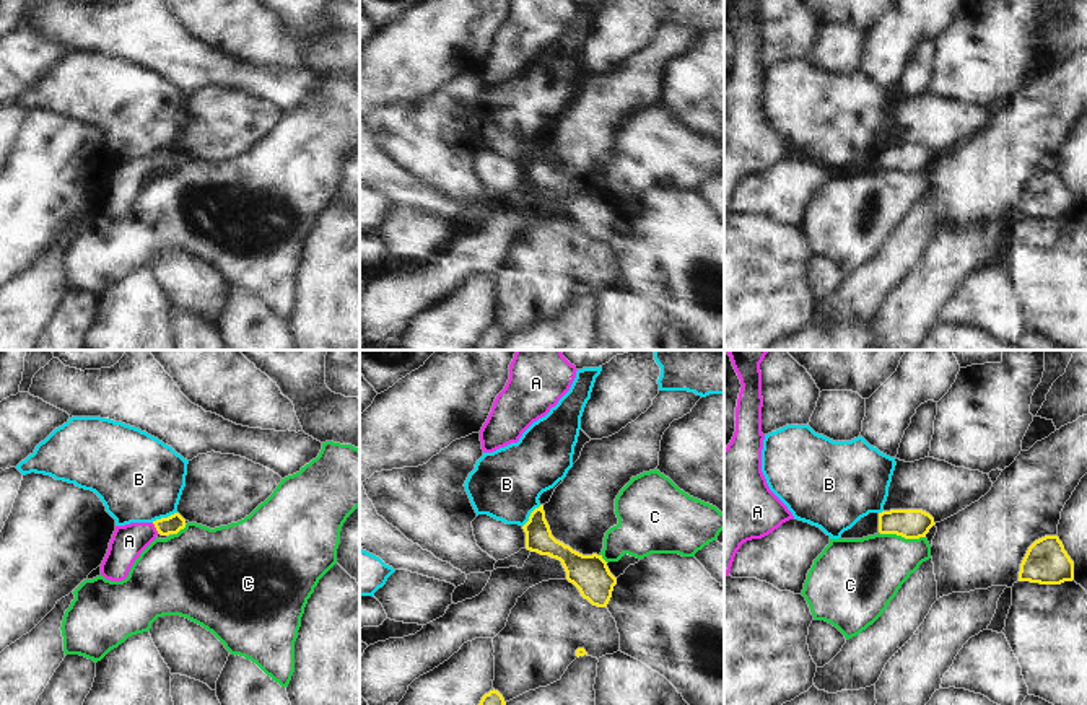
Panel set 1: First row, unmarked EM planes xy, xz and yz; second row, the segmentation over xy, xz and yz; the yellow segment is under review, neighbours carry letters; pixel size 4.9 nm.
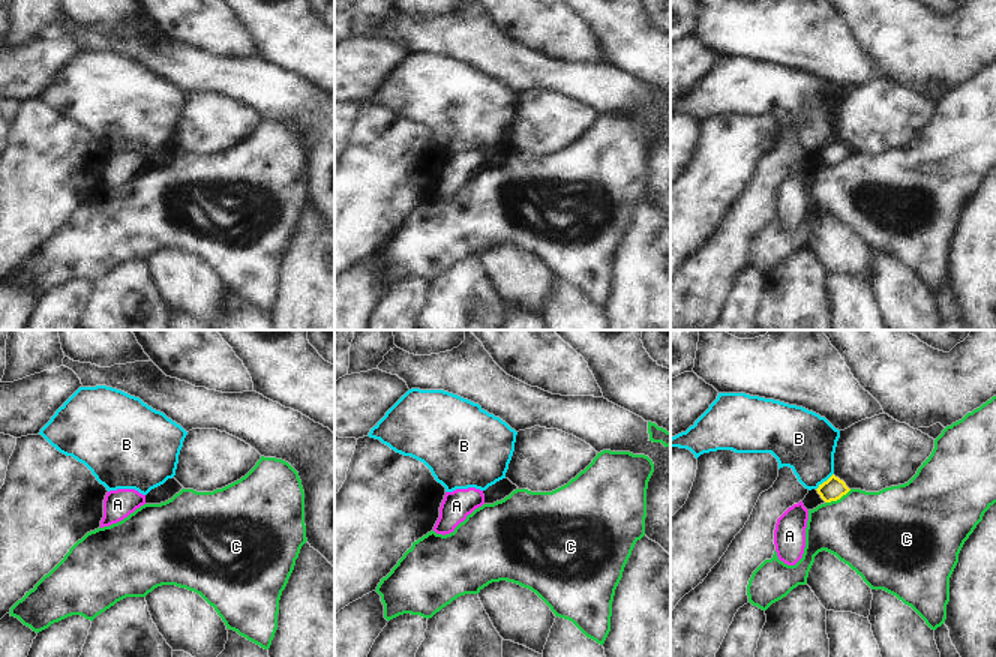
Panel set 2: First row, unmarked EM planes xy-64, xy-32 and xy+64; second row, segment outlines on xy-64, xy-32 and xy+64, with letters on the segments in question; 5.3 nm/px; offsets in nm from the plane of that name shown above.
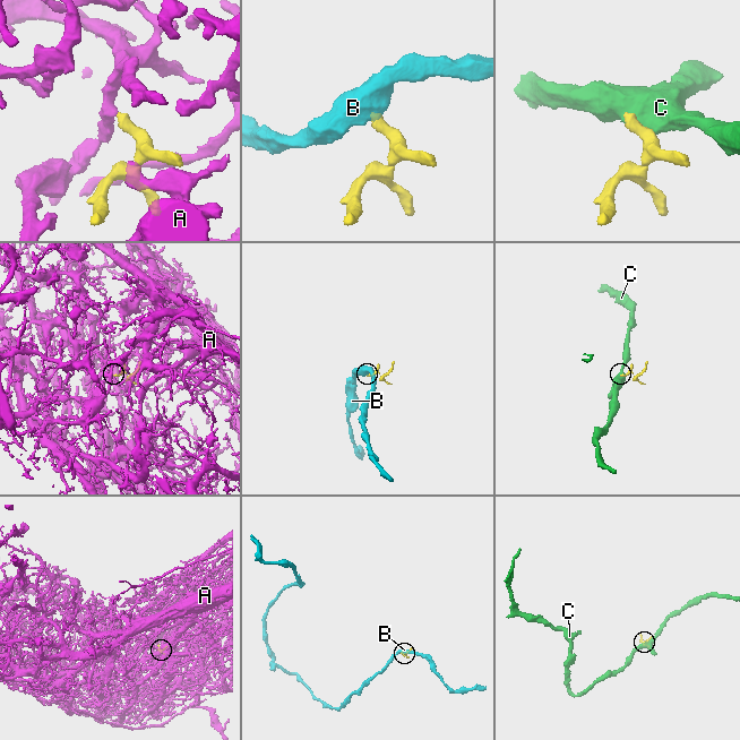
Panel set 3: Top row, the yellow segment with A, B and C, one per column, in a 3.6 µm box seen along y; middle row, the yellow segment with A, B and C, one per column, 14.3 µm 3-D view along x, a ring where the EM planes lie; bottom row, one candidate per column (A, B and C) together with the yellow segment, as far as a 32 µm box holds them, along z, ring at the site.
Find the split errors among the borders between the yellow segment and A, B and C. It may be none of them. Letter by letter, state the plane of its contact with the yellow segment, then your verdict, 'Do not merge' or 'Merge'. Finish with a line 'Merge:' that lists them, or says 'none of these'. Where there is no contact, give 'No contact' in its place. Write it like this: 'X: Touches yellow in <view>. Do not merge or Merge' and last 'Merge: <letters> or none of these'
A: Touches yellow in xy. Merge
B: Touches yellow in xy. Do not merge
C: Touches yellow in yz. Do not merge
Merge: A.

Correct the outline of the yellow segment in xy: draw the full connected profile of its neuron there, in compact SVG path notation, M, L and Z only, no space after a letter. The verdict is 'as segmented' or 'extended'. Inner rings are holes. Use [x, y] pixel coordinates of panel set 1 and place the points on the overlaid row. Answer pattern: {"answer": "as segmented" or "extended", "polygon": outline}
{"answer": "extended", "polygon": "M179 513L153 523L116 526L107 554L101 563L101 575L111 581L125 580L133 562L156 539L158 534L177 534L184 528L186 519Z"}

